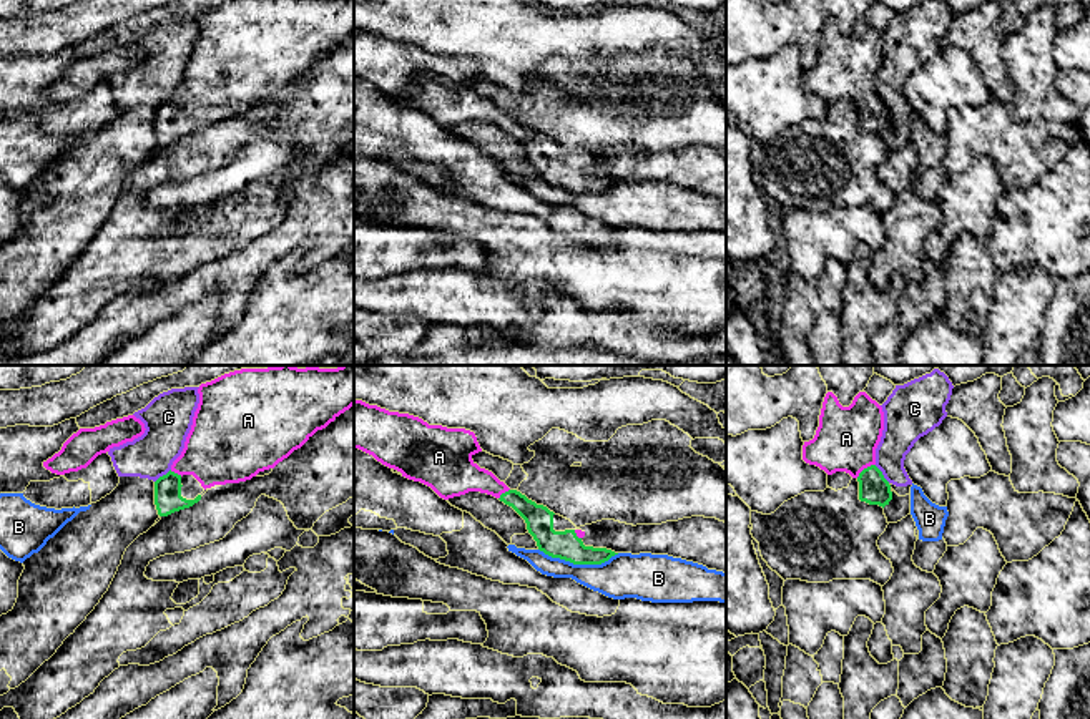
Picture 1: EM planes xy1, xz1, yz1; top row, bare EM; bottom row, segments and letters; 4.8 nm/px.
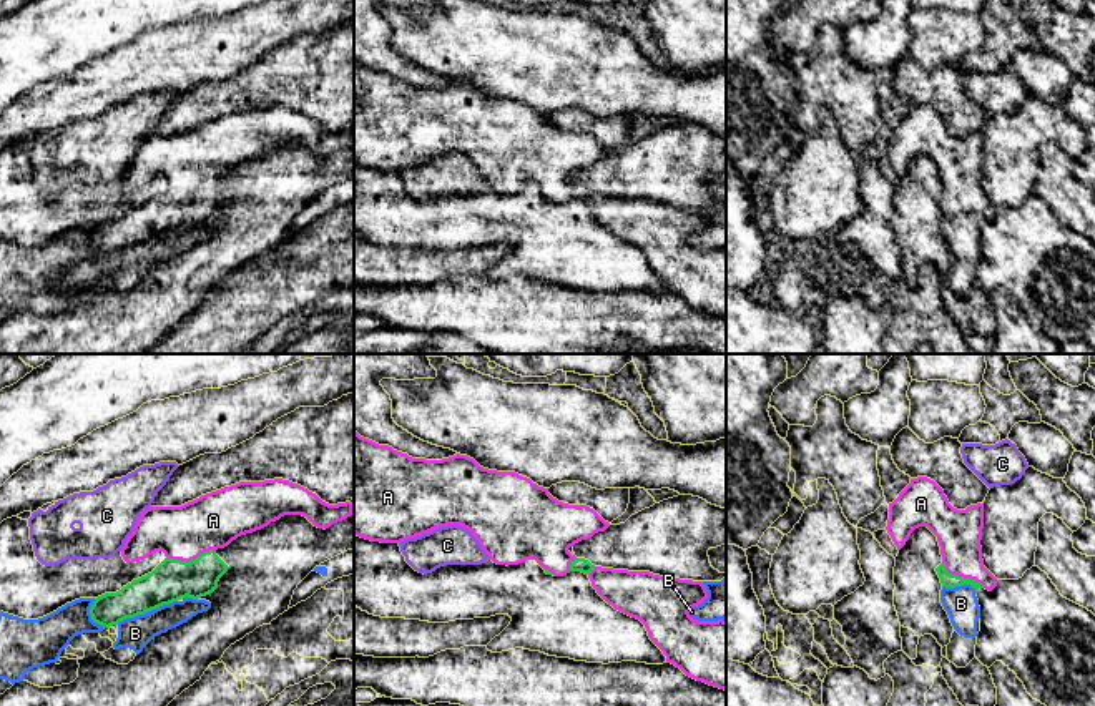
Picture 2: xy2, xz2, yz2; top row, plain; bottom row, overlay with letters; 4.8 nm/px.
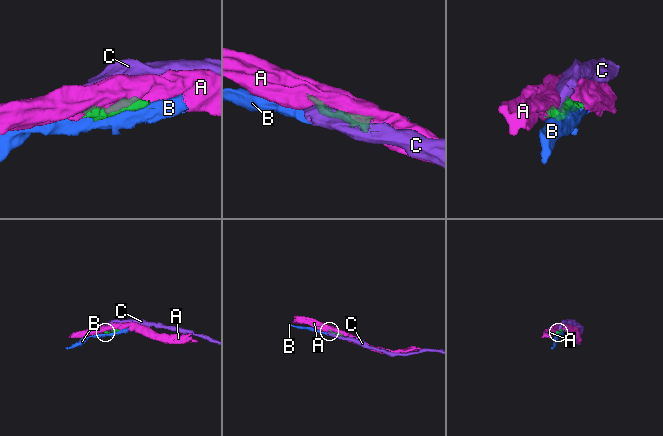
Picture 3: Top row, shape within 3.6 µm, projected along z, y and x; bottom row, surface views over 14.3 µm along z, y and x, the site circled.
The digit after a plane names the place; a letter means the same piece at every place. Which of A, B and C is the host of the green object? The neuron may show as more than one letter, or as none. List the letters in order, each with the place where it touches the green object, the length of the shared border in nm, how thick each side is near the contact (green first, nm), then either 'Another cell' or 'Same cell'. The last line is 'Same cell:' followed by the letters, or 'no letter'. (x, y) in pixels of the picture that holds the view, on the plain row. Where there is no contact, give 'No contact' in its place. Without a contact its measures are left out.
A: Touches green at xy2 (191, 188). Shared border 240 nm. Thickness 200 nm (green) against 260 nm. Same cell
B: Touches green at xz1 (579, 191). Shared border 400 nm. Thickness 140 nm (green) against 220 nm. Another cell
C: Touches green at yz1 (881, 102). Shared border 120 nm. Thickness 150 nm (green) against 190 nm. Another cell
Same cell: A

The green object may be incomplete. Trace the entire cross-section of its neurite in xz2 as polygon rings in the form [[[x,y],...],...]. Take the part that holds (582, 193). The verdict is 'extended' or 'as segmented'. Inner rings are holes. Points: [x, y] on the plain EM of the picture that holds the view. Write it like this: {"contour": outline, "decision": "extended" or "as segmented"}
{"contour": [[[354,60],[354,161],[371,169],[400,171],[447,153],[467,156],[497,193],[535,188],[547,203],[585,201],[608,233],[645,252],[666,291],[726,319],[726,249],[698,249],[688,241],[708,226],[703,209],[595,194],[568,179],[610,154],[593,136],[558,130],[530,106],[484,96],[467,83],[412,86]]], "decision": "extended"}

